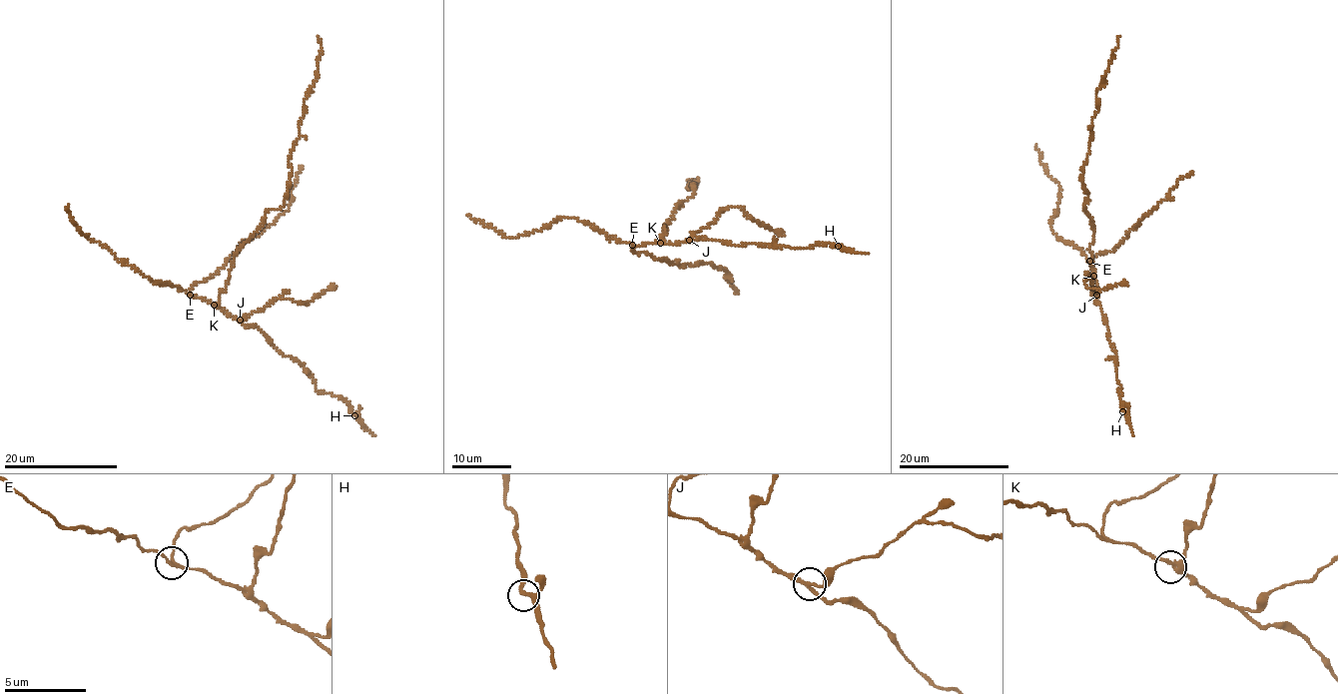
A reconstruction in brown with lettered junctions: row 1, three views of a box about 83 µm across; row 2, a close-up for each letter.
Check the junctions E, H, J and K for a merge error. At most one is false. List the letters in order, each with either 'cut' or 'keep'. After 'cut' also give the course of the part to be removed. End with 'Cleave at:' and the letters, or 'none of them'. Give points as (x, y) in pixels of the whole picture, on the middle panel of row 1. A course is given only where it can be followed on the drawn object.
E: keep
H: keep
J: cut; foreign part runs (690, 240), (709, 227), (719, 214), (736, 206), (784, 235)
K: keep
Cleave at: J

